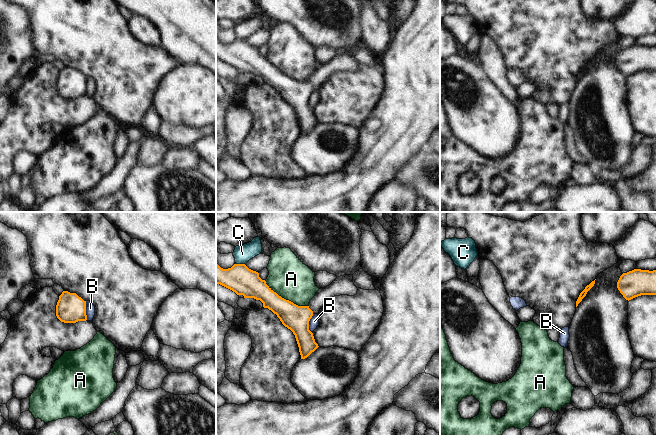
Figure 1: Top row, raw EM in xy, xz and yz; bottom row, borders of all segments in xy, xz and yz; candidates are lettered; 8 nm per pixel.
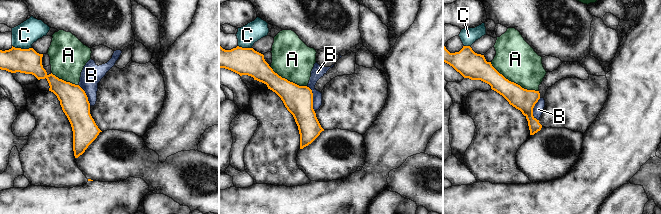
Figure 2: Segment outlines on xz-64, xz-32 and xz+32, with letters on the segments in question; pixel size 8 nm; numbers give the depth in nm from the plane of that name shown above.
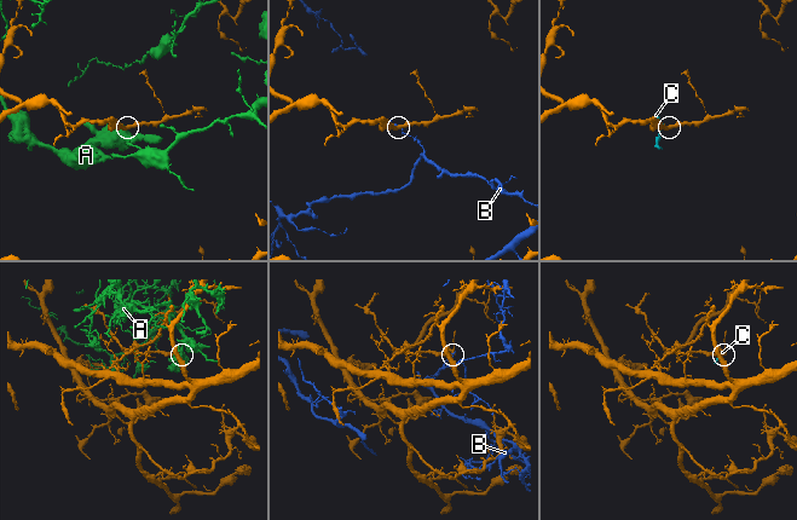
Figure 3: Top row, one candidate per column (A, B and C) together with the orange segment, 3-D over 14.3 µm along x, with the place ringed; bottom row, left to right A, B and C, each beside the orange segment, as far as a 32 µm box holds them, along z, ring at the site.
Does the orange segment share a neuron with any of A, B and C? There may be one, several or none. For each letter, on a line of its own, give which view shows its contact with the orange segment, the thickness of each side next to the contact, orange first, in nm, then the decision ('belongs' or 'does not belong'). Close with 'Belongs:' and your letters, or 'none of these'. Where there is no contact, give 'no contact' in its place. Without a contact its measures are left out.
A: meets orange in xz; 200 nm thick on the orange side, 320 nm on the other; does not belong
B: meets orange in xz; 200 nm thick on the orange side, 80 nm on the other; does not belong
C: meets orange in xz; 220 nm thick on the orange side, 140 nm on the other; does not belong
Belongs: none of these

